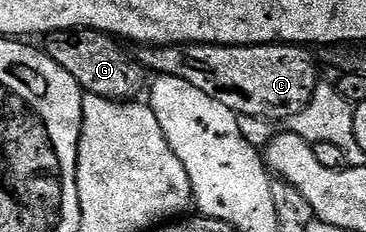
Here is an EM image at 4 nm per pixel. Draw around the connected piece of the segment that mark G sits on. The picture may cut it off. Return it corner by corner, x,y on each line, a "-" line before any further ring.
74,29
71,31
50,31
43,39
43,50
81,86
85,95
98,95
104,99
118,101
133,101
138,98
141,90
147,87
147,72
136,58
124,51
122,44
116,38
110,37
104,31

